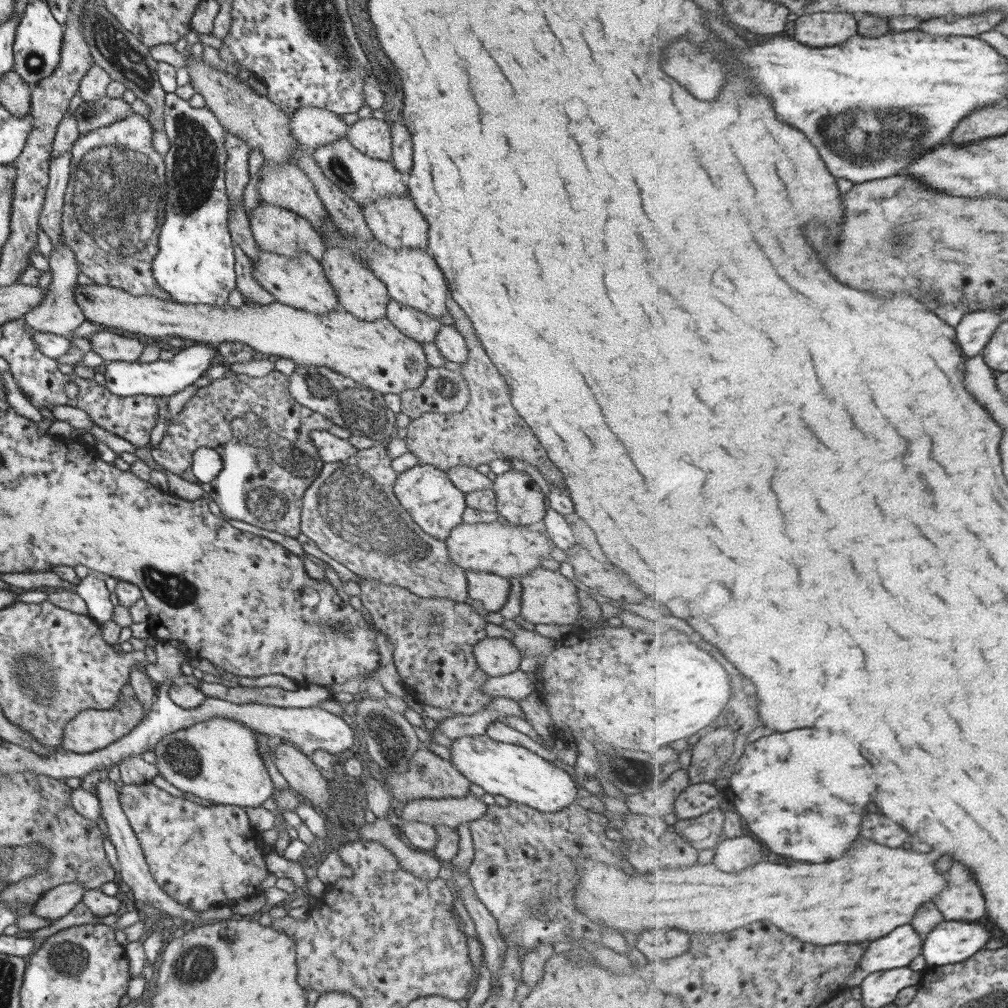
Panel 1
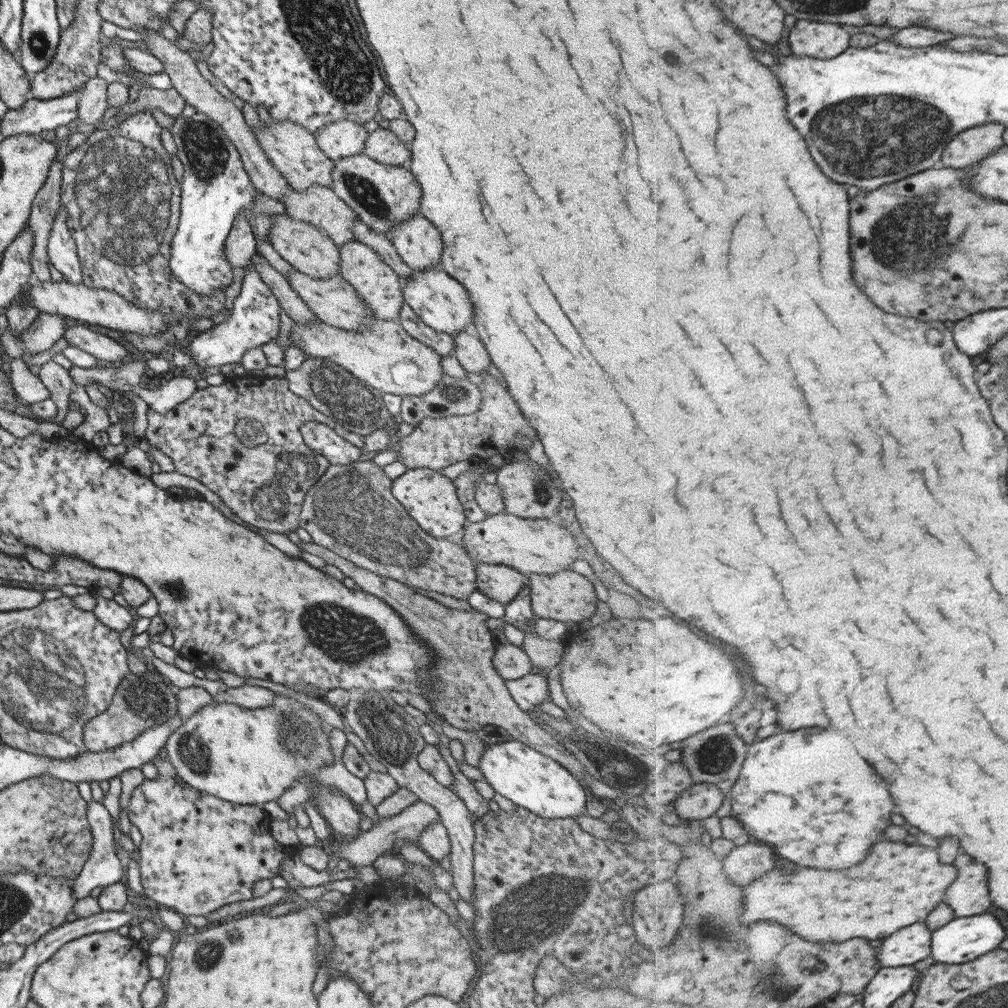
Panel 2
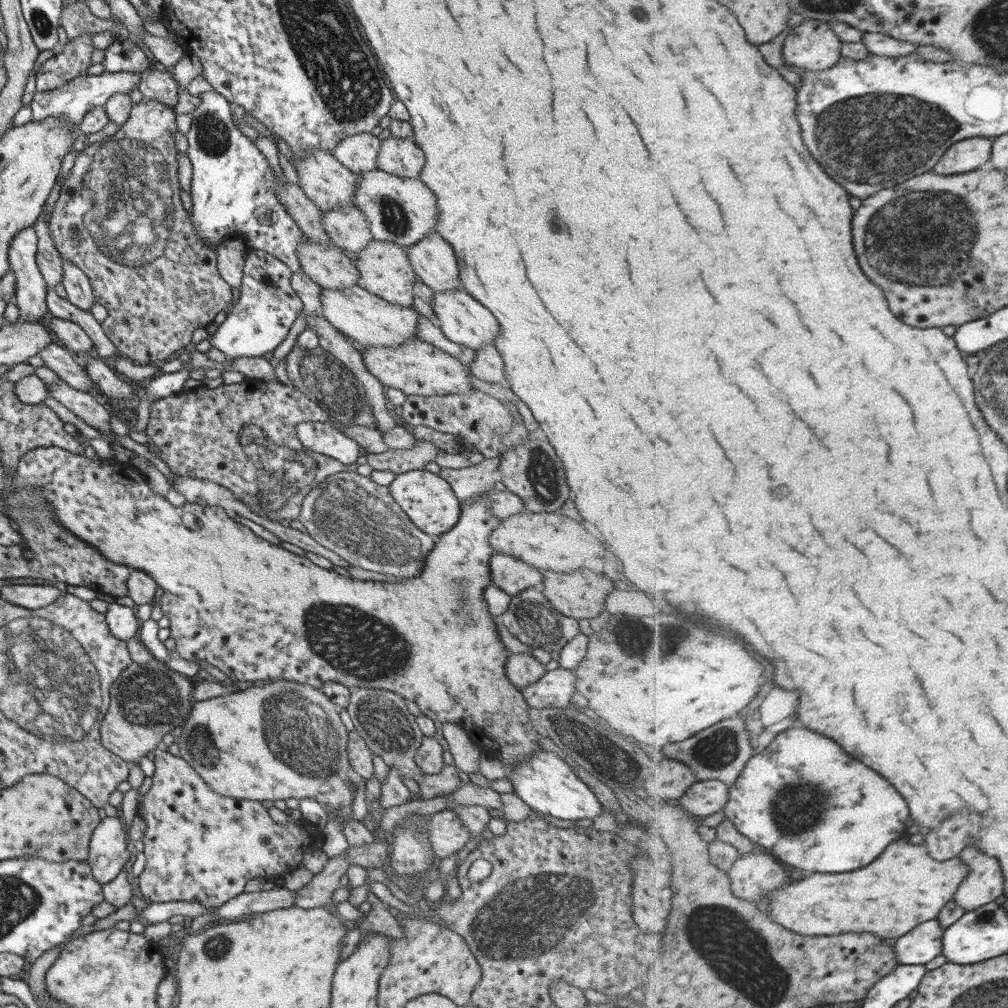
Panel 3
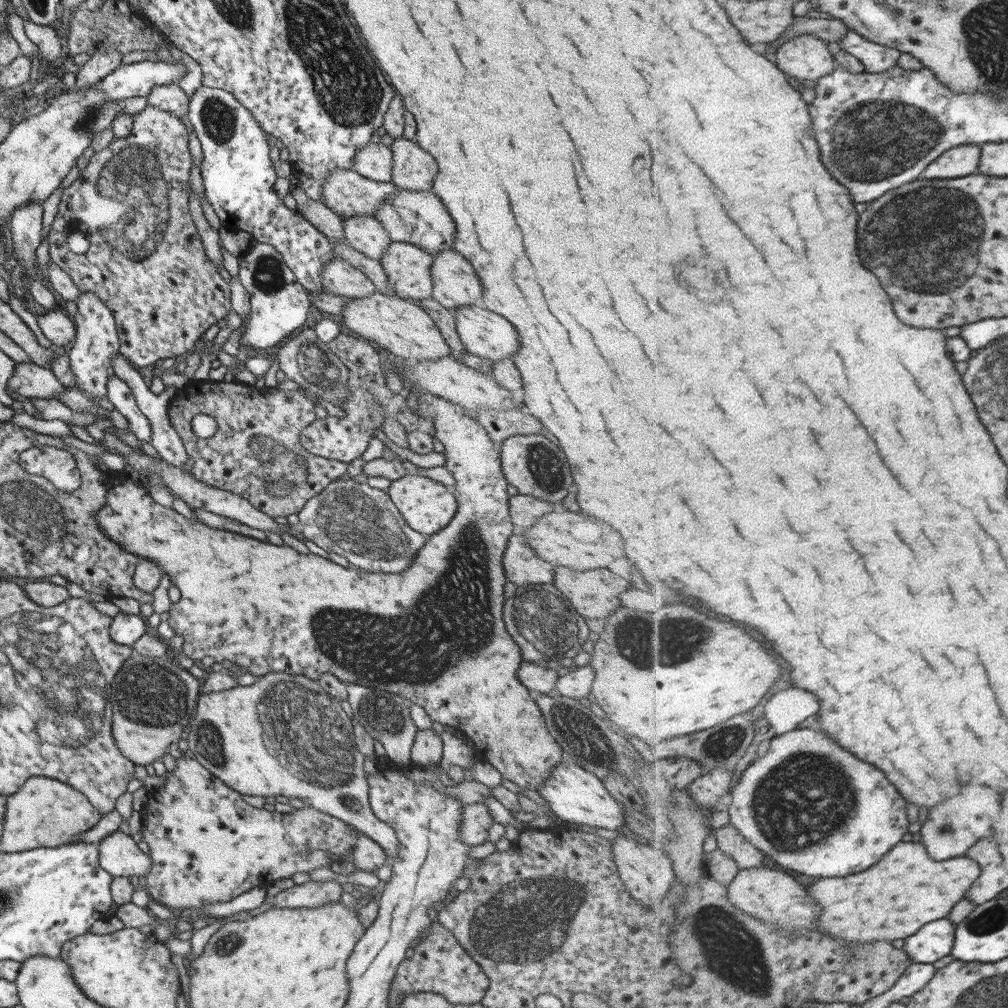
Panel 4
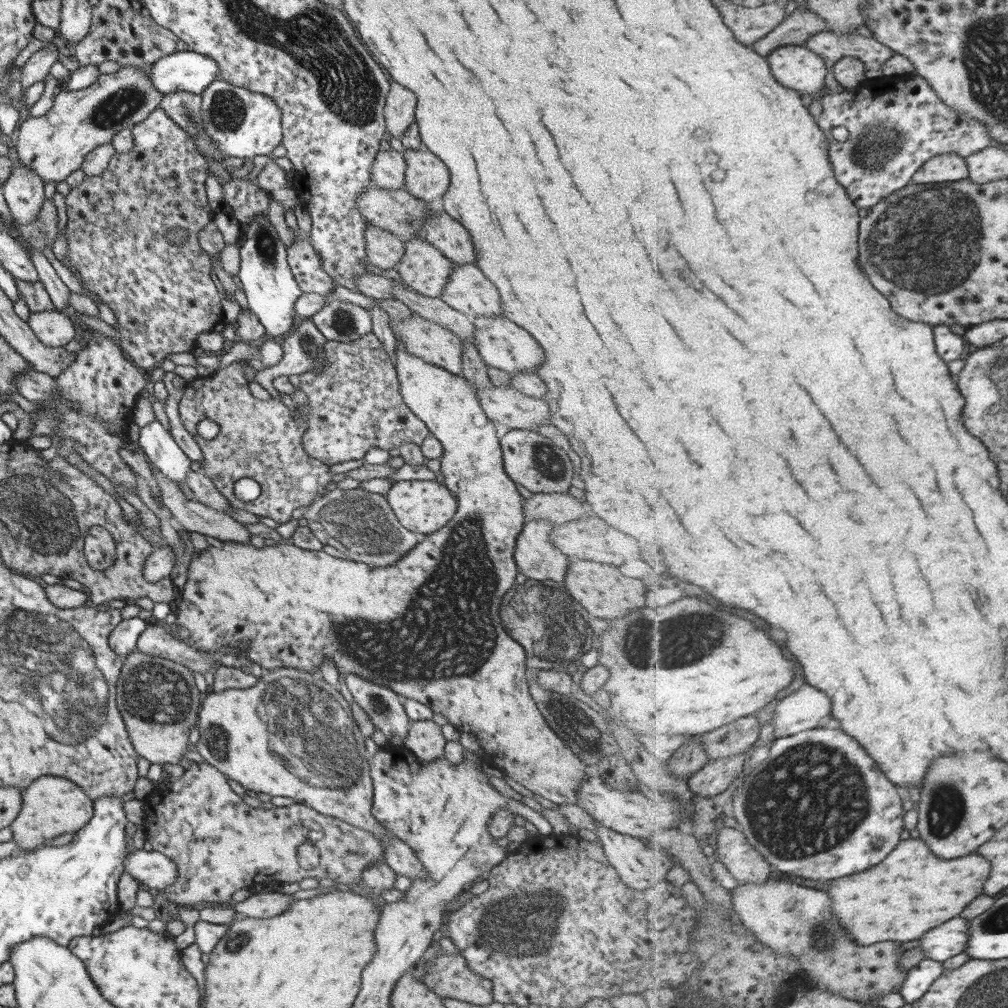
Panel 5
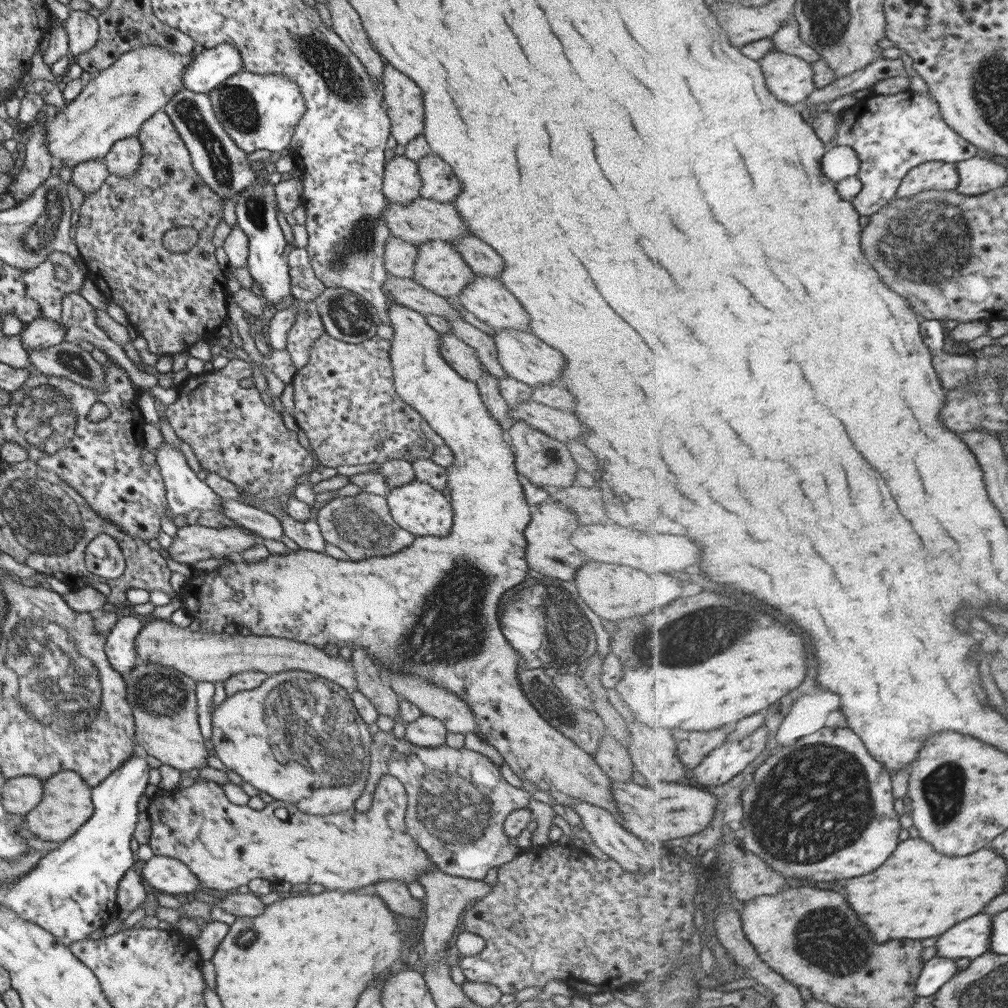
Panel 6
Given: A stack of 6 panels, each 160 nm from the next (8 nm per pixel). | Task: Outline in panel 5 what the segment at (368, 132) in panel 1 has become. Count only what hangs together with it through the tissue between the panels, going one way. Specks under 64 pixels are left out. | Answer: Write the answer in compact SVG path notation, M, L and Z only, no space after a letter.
M405 148L404 186L416 199L429 203L443 196L449 184L449 173L445 163L426 148Z

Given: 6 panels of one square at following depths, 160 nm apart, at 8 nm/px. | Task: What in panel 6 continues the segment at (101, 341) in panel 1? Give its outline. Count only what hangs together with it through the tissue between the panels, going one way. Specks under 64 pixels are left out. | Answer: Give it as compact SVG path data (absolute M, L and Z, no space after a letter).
M37 318L27 324L18 334L24 351L44 350L65 340L65 329L59 321Z

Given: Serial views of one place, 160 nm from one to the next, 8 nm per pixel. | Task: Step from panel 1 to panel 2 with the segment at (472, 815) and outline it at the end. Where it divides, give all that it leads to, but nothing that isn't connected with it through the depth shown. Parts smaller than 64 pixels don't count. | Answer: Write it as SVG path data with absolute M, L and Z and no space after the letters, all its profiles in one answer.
M415 800L410 806L401 810L399 814L391 816L391 818L381 818L379 821L368 828L364 832L360 832L350 843L338 844L334 856L338 859L345 859L351 867L373 865L377 856L392 851L393 843L399 839L402 842L410 842L417 840L419 832L423 831L432 822L440 822L439 814L433 807L425 802Z

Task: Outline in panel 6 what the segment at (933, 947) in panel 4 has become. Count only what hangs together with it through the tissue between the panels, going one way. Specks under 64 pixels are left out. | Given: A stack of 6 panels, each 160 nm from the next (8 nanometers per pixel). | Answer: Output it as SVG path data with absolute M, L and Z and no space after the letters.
M979 914L963 924L951 928L939 938L938 954L943 958L979 958L991 949L991 932L993 932L993 916Z

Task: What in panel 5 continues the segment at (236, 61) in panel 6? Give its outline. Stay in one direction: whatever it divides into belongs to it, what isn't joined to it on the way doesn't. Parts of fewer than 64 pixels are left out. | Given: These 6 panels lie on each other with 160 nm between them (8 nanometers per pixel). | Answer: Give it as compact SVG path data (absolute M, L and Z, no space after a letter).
M181 49L146 68L151 84L163 95L177 90L200 94L217 74L215 59Z

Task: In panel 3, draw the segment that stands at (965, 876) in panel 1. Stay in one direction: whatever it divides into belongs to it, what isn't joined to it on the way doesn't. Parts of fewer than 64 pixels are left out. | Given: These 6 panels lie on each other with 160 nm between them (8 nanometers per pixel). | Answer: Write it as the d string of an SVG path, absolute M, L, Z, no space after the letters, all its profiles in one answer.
M971 846L963 852L963 862L971 864L971 876L959 888L959 896L955 896L959 906L971 912L1005 896L1005 876L997 858Z

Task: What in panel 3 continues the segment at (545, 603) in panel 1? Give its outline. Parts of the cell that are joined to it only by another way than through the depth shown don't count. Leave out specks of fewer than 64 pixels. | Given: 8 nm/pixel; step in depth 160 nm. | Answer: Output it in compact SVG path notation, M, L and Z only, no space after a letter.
M579 568L573 570L569 574L555 574L553 571L542 571L543 598L547 600L547 604L551 606L551 610L555 610L569 618L594 618L601 608L603 608L603 600L605 596L611 592L613 582L609 578L605 578L603 574L593 574L591 570Z

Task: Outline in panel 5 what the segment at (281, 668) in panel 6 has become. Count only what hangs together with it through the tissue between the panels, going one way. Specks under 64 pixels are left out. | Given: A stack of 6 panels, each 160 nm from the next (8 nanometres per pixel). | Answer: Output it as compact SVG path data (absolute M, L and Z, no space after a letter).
M148 625L137 637L136 650L152 657L161 657L187 668L191 672L205 674L220 666L213 651L198 651L177 635L167 633L164 627Z

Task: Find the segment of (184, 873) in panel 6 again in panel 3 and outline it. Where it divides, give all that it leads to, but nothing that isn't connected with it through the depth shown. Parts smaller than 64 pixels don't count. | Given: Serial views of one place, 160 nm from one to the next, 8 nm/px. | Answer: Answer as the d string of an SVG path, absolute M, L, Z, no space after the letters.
M117 818L99 820L88 843L87 864L91 876L100 885L116 878L129 861L129 844L125 842L123 825Z

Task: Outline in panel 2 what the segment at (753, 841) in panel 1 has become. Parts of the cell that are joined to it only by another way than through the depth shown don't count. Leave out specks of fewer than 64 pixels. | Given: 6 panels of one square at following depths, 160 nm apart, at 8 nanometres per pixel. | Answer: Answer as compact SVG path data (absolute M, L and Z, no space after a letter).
M762 843L737 845L724 857L723 868L736 885L749 886L775 868L775 850Z

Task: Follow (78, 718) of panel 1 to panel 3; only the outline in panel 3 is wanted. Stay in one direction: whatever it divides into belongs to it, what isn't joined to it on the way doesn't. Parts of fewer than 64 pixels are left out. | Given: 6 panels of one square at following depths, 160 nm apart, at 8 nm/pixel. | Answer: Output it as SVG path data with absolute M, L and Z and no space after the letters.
M151 658L143 664L128 664L110 684L108 710L99 725L103 748L128 764L156 749L164 734L182 726L192 709L189 679Z

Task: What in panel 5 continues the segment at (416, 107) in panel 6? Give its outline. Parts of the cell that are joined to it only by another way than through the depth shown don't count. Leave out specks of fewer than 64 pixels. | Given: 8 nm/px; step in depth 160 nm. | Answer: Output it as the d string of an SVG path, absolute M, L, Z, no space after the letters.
M391 82L383 107L384 125L391 136L399 139L414 122L416 96L397 82Z

